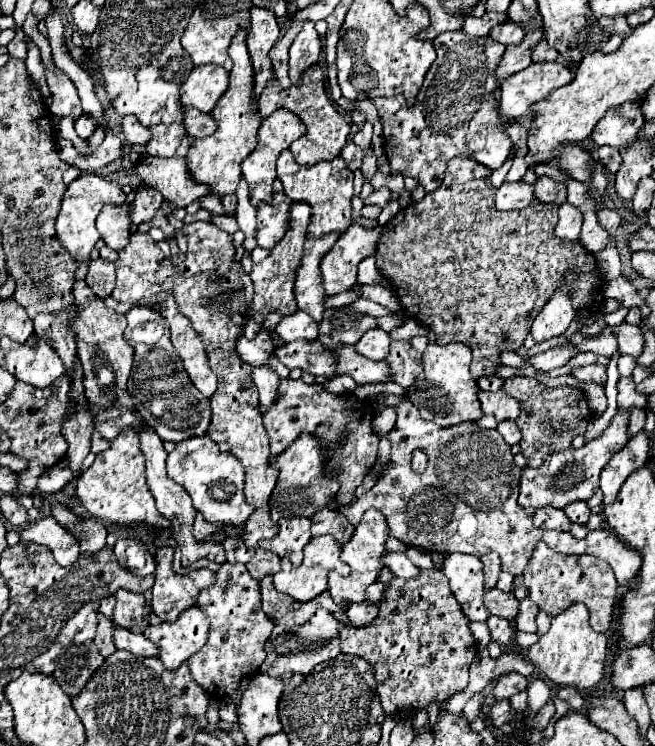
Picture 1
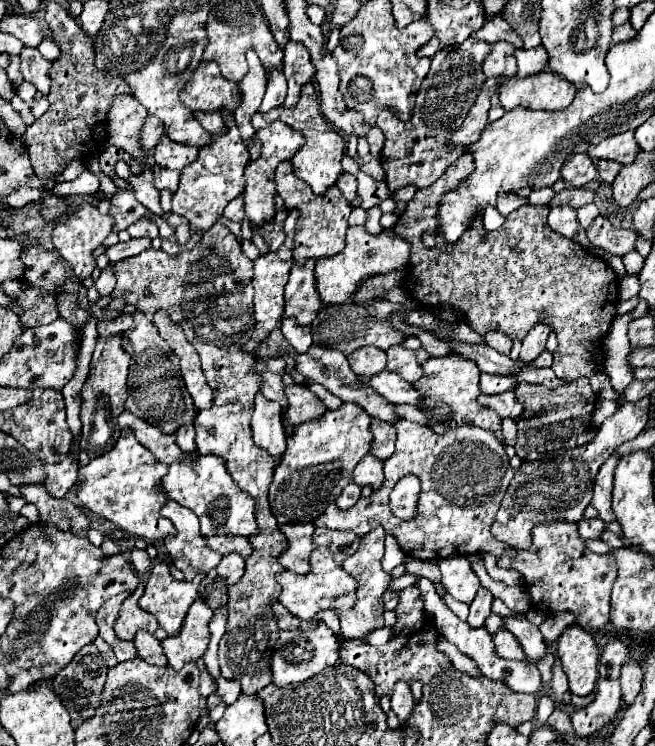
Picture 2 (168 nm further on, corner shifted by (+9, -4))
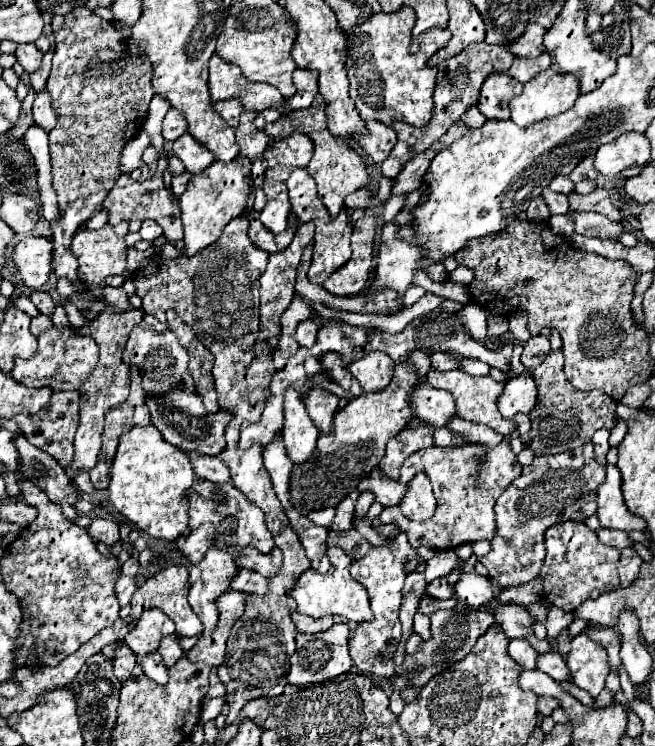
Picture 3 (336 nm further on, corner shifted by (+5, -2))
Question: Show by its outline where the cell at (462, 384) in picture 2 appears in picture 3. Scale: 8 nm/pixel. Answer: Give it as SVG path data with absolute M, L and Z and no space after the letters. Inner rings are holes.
M515 345L512 358L511 358L511 369L512 373L506 375L505 380L502 382L496 382L494 378L474 378L462 370L450 370L450 372L440 372L440 370L430 370L426 374L426 380L434 386L434 388L442 388L442 390L448 390L454 400L456 400L456 414L468 422L478 422L478 424L486 424L488 428L496 430L498 434L502 436L510 436L514 430L516 430L516 422L514 420L504 420L502 414L498 412L498 406L496 406L496 398L500 396L500 390L504 390L504 386L511 378L522 374L525 367L520 361L523 347L521 345Z

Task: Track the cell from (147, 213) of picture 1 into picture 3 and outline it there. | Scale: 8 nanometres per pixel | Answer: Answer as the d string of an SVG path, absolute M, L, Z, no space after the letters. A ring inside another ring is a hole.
M144 220L142 228L140 228L140 236L142 236L144 240L154 242L154 240L158 240L158 238L162 236L162 228L156 226L156 222L152 222L152 220Z

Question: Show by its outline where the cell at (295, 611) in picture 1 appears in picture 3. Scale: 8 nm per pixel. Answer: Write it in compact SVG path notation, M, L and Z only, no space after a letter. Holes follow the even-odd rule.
M294 614L292 616L296 628L304 634L318 634L318 632L324 632L330 628L330 618L320 618L320 620L314 620L310 616L302 616L302 614Z

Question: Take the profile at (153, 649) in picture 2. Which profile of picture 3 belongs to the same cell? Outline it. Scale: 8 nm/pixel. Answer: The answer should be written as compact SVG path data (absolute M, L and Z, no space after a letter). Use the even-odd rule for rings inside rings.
M172 634L172 636L164 638L164 640L160 642L158 652L162 654L164 664L166 664L168 668L172 668L172 666L178 662L178 658L184 654L184 650L180 648L180 638L178 638L176 634Z

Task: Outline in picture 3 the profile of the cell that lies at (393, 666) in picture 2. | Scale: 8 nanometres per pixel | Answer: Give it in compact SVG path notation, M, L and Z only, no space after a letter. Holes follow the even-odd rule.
M438 578L438 580L434 580L432 584L428 584L428 592L430 592L430 594L434 592L436 598L452 598L452 596L456 596L454 586L450 586L450 584L446 582L446 578Z

